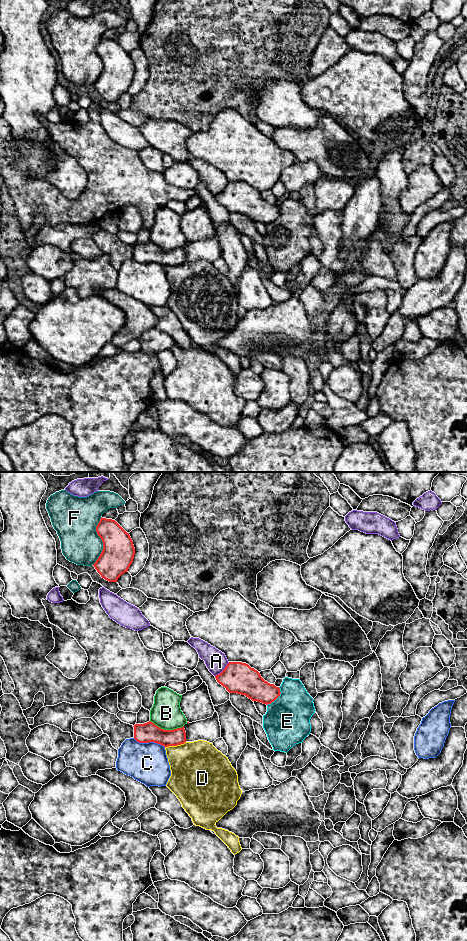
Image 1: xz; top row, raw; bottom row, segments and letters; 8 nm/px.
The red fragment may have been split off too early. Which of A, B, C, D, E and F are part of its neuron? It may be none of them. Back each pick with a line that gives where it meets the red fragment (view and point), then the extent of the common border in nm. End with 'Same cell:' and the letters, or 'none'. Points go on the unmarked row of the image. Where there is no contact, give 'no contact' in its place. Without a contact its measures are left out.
Same cell: none

